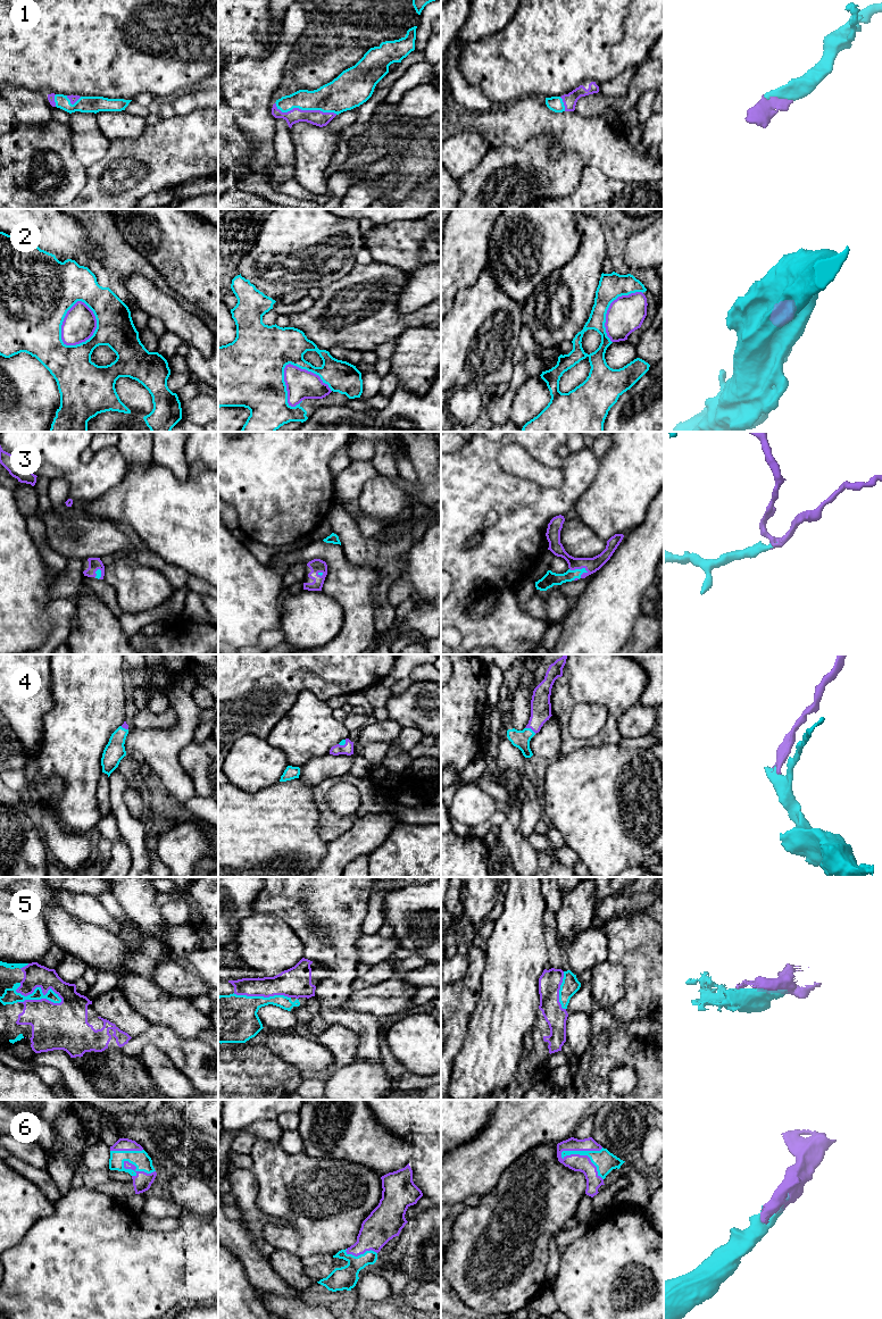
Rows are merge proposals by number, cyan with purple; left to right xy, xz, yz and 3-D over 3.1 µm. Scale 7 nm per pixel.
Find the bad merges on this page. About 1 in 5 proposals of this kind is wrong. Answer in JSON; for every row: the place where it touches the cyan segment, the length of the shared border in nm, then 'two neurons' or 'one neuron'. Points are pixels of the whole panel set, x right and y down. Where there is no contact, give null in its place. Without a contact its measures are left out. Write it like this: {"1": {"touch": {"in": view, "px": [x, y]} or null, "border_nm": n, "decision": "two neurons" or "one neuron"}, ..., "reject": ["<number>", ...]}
{"1": {"touch": {"in": "xz", "px": [305, 109]}, "border_nm": 440, "decision": "one neuron"}, "2": {"touch": {"in": "xy", "px": [63, 320]}, "border_nm": 340, "decision": "two neurons"}, "3": {"touch": {"in": "yz", "px": [579, 569]}, "border_nm": 140, "decision": "one neuron"}, "4": {"touch": {"in": "yz", "px": [531, 729]}, "border_nm": 90, "decision": "one neuron"}, "5": {"touch": {"in": "xy", "px": [40, 988]}, "border_nm": 340, "decision": "one neuron"}, "6": {"touch": {"in": "yz", "px": [584, 1154]}, "border_nm": 360, "decision": "one neuron"}, "reject": ["2"]}

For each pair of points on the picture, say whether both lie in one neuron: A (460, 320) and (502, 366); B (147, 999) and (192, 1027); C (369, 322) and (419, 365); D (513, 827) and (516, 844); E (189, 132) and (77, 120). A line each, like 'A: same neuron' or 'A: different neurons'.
A: same neuron
B: same neuron
C: different neurons
D: same neuron
E: different neurons

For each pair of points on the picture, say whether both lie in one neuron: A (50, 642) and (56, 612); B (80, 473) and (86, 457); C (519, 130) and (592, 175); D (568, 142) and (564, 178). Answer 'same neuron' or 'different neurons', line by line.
A: same neuron
B: different neurons
C: different neurons
D: different neurons

